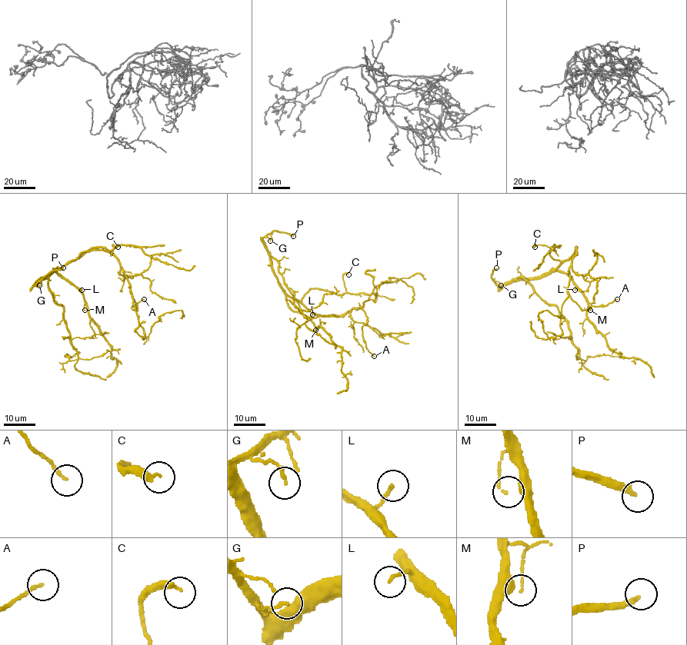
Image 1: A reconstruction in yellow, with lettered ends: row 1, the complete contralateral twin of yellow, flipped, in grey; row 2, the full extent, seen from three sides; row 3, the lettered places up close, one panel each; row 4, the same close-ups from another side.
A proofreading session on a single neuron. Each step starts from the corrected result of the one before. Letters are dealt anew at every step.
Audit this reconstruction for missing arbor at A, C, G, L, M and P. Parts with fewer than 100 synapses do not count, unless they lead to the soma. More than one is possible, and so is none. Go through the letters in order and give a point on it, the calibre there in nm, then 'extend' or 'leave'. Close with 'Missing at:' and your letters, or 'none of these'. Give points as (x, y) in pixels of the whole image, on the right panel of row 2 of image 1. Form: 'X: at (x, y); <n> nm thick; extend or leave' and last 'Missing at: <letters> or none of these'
A: at (617, 299); 140 nm thick; leave
C: at (535, 247); 240 nm thick; leave
G: at (501, 285); 160 nm thick; leave
L: at (575, 290); 150 nm thick; leave
M: at (590, 310); 110 nm thick; leave
P: at (496, 267); 240 nm thick; extend
Missing at: P

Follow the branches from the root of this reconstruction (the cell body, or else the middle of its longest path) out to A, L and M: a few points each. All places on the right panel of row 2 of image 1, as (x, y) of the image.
A: (562, 263), (575, 252), (576, 247), (569, 267), (568, 293), (583, 310), (591, 306), (607, 305), (617, 299)
L: (562, 263), (557, 269), (566, 272), (572, 279), (578, 288), (575, 290)
M: (562, 263), (557, 269), (566, 272), (572, 279), (585, 299), (591, 304), (590, 310)

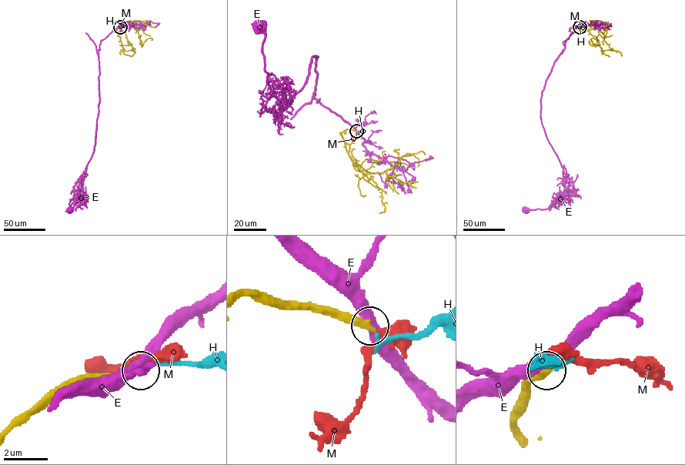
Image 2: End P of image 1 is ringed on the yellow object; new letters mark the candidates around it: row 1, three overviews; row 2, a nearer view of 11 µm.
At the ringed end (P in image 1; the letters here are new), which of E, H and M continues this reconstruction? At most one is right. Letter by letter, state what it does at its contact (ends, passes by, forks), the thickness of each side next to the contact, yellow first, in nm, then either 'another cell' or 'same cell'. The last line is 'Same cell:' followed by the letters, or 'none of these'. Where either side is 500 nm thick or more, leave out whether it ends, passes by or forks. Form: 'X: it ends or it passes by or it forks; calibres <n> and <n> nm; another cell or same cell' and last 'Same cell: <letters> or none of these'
E: it passes by; calibres 340 and 460 nm; another cell
H: it ends; calibres 280 and 280 nm; another cell
M: it passes by; calibres 280 and 300 nm; another cell
Same cell: none of these

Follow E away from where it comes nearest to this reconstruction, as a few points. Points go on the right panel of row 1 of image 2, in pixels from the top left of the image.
E: (579, 27), (563, 42), (564, 49), (540, 98), (541, 124), (563, 168), (564, 193), (547, 209), (525, 209)

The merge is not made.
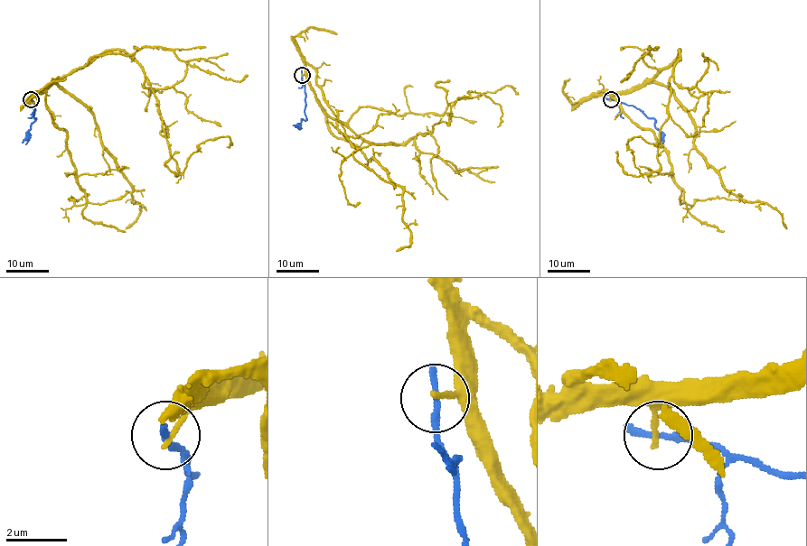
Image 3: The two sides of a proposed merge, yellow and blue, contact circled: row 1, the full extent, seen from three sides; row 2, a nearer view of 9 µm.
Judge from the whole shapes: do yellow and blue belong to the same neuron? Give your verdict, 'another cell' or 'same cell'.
another cell

